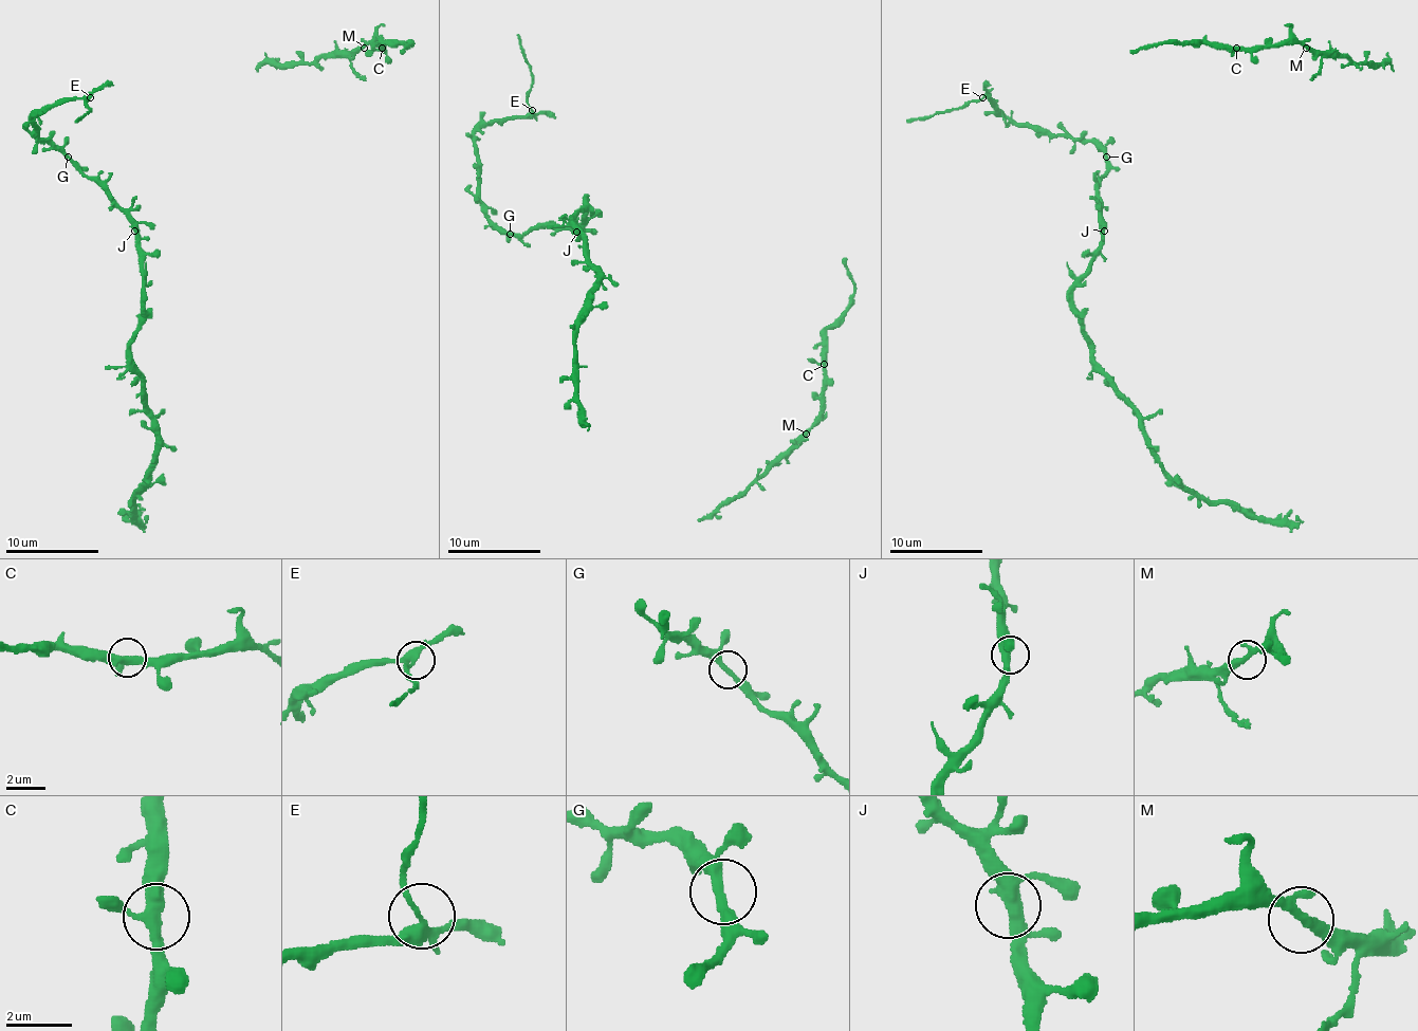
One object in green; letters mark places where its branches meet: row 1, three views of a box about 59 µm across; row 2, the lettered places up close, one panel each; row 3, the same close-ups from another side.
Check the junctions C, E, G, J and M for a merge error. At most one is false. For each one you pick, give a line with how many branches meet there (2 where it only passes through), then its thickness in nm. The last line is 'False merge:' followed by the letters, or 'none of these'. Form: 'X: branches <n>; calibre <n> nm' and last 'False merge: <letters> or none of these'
E: branches 4; calibre 280 nm
False merge: E

